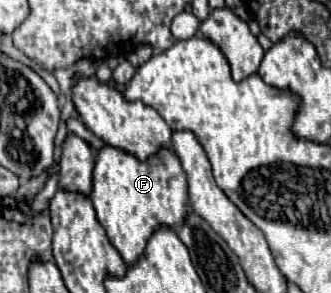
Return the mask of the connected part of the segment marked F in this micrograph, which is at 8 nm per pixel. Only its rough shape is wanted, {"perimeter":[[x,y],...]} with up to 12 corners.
{"perimeter":[[105,146],[91,202],[135,266],[159,228],[189,216],[185,172],[161,150]]}

